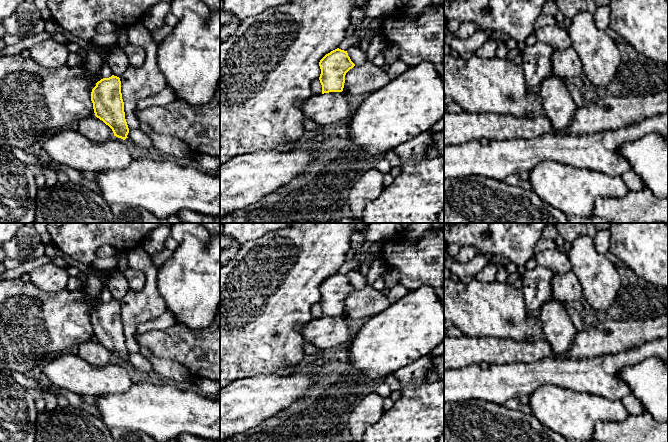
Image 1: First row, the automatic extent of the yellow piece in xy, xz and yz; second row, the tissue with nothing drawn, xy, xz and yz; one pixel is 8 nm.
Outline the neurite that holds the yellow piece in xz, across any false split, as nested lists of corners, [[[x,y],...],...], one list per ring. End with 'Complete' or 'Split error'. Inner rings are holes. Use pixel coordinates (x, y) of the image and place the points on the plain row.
[[[339,272],[326,278],[319,286],[320,301],[311,307],[313,319],[329,316],[342,316],[346,297],[355,288],[351,285],[347,275]]]. Split error

